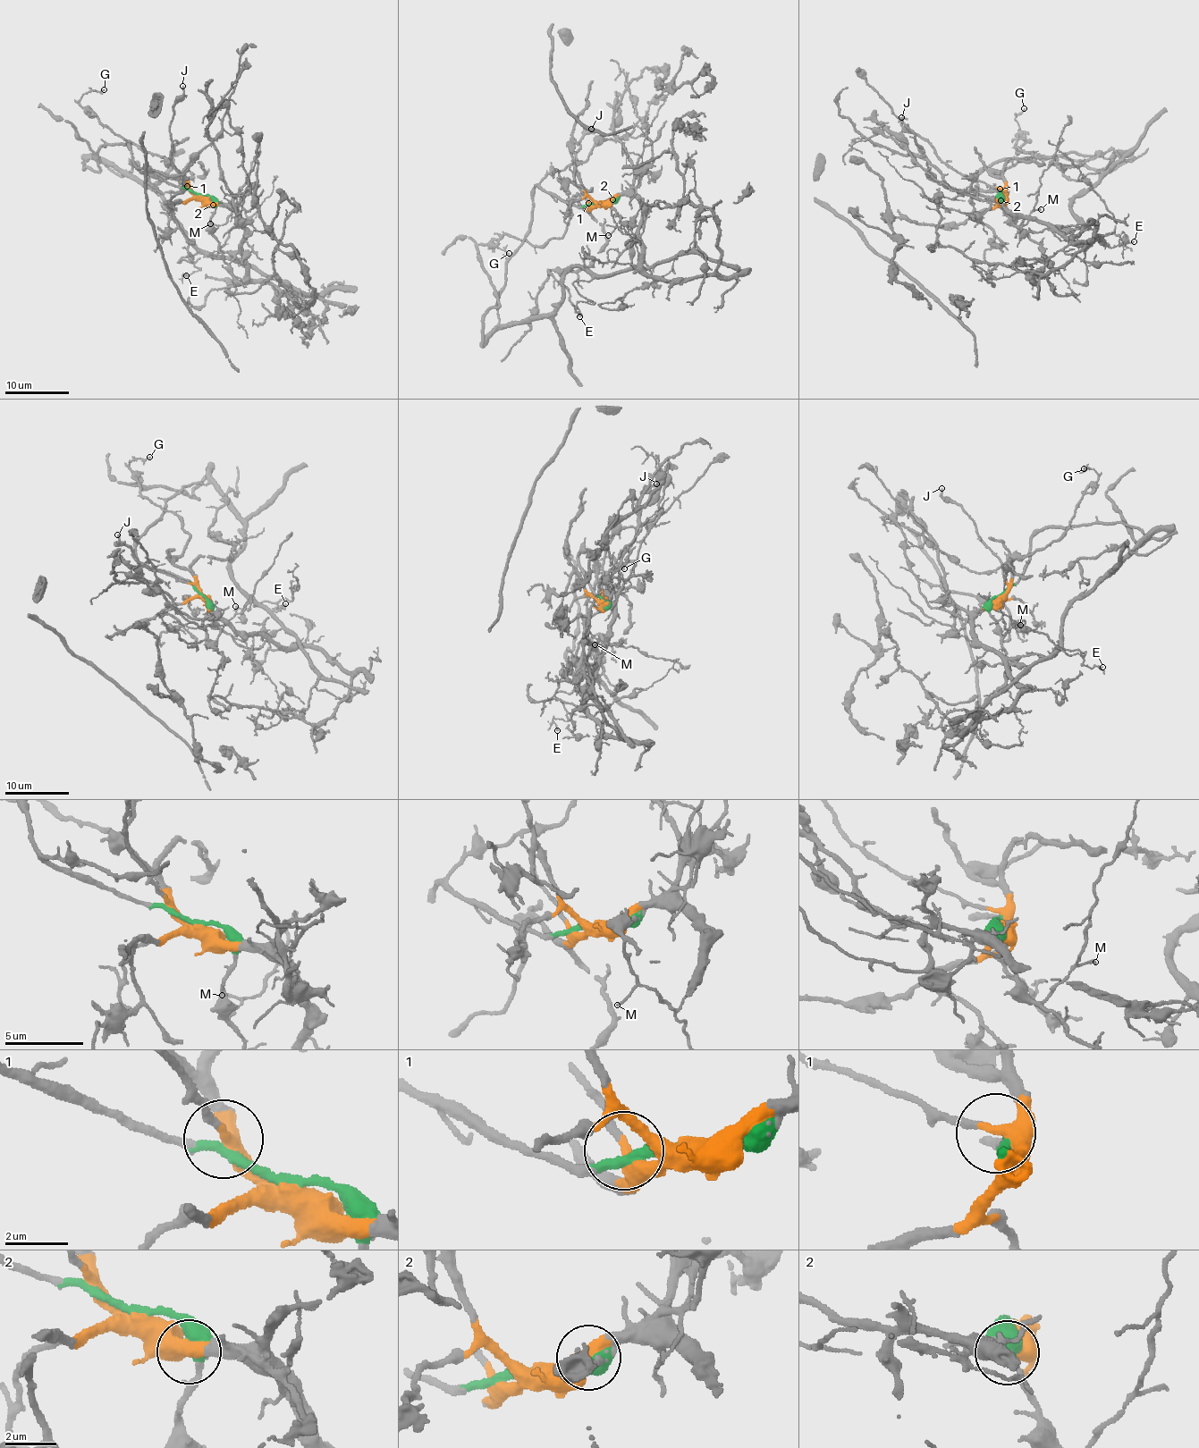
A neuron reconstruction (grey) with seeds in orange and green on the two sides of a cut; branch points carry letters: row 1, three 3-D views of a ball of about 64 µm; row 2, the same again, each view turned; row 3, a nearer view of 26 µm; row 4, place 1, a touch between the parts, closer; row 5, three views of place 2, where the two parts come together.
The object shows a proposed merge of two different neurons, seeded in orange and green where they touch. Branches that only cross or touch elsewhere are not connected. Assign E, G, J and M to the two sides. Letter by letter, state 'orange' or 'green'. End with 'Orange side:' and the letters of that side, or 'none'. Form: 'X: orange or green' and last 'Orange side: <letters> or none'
E: green
G: orange
J: orange
M: green
Orange side: G, J

